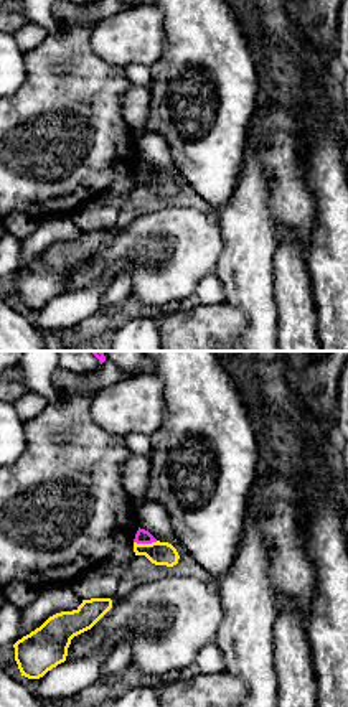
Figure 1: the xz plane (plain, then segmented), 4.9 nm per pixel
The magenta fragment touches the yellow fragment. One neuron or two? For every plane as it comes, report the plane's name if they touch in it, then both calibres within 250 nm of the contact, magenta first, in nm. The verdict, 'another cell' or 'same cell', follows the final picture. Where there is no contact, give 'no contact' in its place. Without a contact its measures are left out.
meets magenta in xz; 70 nm thick on the magenta side, 110 nm on the other

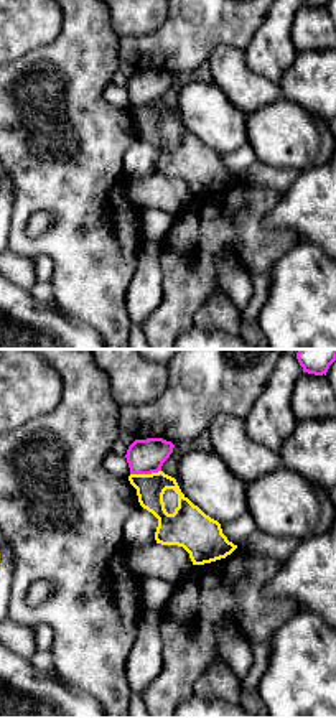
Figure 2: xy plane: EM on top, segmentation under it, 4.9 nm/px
meets magenta in xy; 170 nm thick on the magenta side, 140 nm on the other

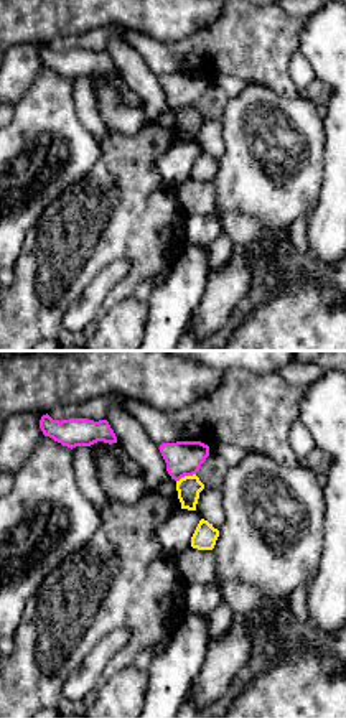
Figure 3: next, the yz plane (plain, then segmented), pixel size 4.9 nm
meets magenta in yz; 180 nm thick on the magenta side, 120 nm on the other

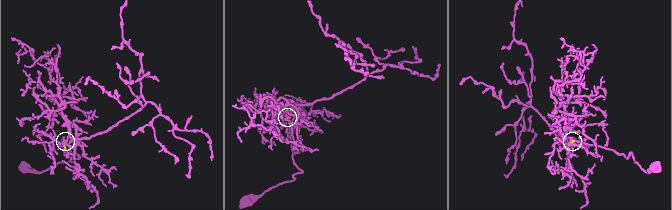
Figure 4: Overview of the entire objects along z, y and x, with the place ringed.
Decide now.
another cell

